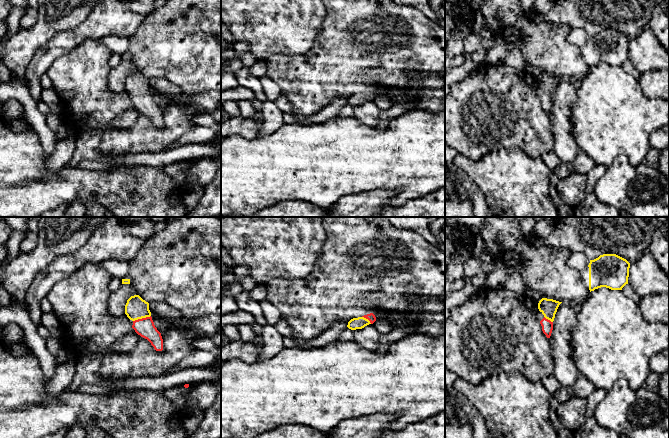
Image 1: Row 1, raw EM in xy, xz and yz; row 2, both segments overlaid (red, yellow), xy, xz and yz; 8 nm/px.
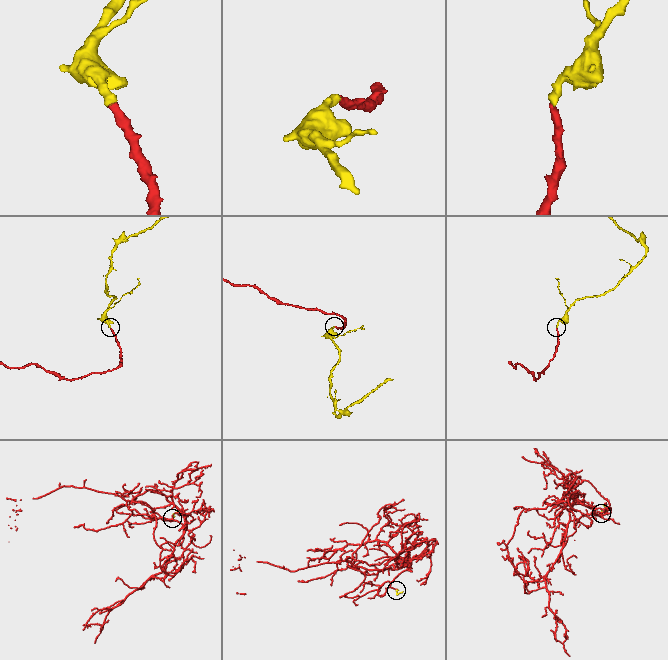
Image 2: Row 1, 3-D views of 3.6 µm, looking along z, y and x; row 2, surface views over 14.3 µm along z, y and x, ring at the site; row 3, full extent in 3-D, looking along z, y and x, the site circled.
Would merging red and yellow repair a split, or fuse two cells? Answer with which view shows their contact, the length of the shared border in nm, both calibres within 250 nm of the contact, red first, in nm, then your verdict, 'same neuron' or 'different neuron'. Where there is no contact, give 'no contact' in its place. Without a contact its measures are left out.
xy | 150 nm | 150/180 nm | same neuron

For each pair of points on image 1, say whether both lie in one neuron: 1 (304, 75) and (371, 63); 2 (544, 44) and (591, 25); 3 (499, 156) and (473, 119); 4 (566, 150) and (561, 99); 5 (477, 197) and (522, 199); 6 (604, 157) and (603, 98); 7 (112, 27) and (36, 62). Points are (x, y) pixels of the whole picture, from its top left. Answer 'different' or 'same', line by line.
1: same
2: different
3: different
4: same
5: different
6: same
7: same

